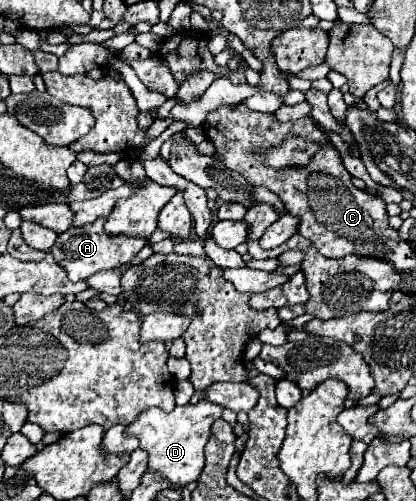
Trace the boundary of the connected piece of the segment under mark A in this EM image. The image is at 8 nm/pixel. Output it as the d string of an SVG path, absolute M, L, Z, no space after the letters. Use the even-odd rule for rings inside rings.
M97 219L93 223L87 223L85 227L71 227L65 233L57 237L57 243L53 245L53 259L57 259L57 265L61 265L71 281L83 281L89 275L105 269L121 269L123 265L129 265L131 259L149 243L147 239L131 239L131 237L111 237L103 231L105 219Z

